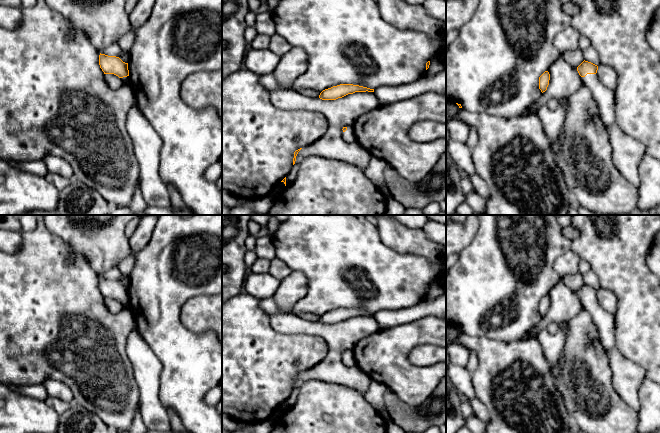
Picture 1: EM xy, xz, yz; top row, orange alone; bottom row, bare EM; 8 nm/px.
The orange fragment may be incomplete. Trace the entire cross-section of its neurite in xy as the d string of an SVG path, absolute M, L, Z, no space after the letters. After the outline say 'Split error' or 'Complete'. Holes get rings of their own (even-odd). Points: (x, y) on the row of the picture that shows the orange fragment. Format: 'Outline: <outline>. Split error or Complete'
Outline: M99 55L99 65L104 74L114 74L122 78L126 84L129 84L128 63L123 62L119 57Z. Split error

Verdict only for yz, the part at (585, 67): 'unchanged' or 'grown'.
grown

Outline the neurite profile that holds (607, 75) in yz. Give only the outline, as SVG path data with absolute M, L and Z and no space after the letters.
M599 65L596 73L599 81L607 88L614 90L617 85L617 72L608 65Z

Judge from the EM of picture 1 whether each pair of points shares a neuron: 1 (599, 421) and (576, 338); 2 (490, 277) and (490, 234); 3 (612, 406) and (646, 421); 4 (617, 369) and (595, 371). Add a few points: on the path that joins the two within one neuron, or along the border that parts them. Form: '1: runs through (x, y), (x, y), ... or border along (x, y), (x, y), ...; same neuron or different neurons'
1: runs through (591, 400), (584, 380), (584, 359); same neuron
2: runs through (490, 266), (490, 245); same neuron
3: border along (637, 412), (639, 422); different neurons
4: border along (606, 350), (611, 372), (611, 383), (616, 393); different neurons

